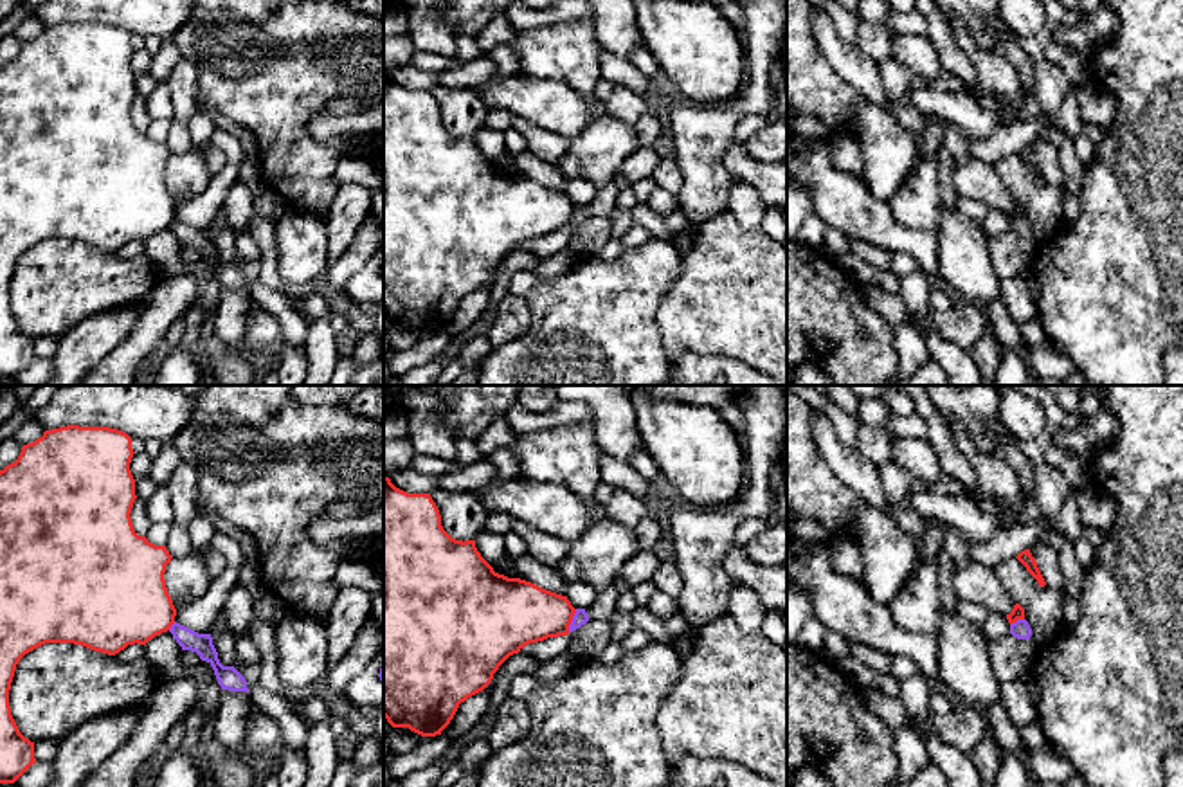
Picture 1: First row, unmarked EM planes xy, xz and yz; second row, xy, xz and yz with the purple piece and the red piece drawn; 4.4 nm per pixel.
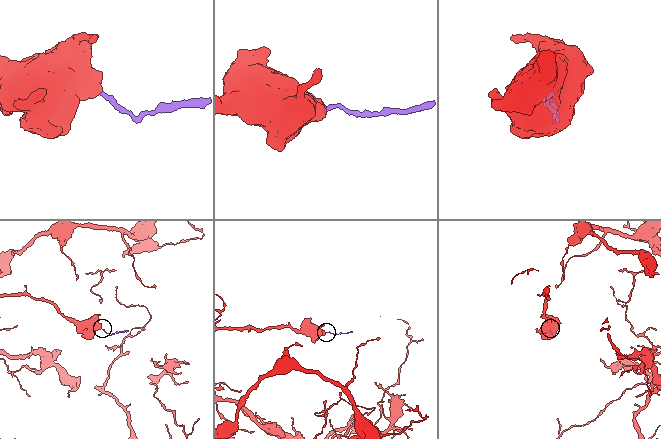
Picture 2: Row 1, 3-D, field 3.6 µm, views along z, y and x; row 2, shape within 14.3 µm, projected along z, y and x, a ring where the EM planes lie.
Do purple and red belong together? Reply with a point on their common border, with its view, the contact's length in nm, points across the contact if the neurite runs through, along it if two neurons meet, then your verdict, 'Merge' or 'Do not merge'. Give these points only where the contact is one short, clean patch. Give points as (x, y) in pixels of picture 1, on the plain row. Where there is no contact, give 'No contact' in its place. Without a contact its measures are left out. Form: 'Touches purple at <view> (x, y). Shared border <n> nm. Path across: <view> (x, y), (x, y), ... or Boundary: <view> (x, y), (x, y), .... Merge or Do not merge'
Touches purple at xz (573, 217). Shared border 110 nm. Boundary: xz (577, 206), (568, 227). Do not merge

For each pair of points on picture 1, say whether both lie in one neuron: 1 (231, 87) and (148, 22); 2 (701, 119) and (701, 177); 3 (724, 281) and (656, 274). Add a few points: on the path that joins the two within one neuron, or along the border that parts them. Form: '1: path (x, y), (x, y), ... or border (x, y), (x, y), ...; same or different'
1: border (188, 18), (171, 36); different
2: path (697, 134), (694, 137), (699, 143), (703, 162); same
3: border (683, 256), (679, 276), (656, 312); different

